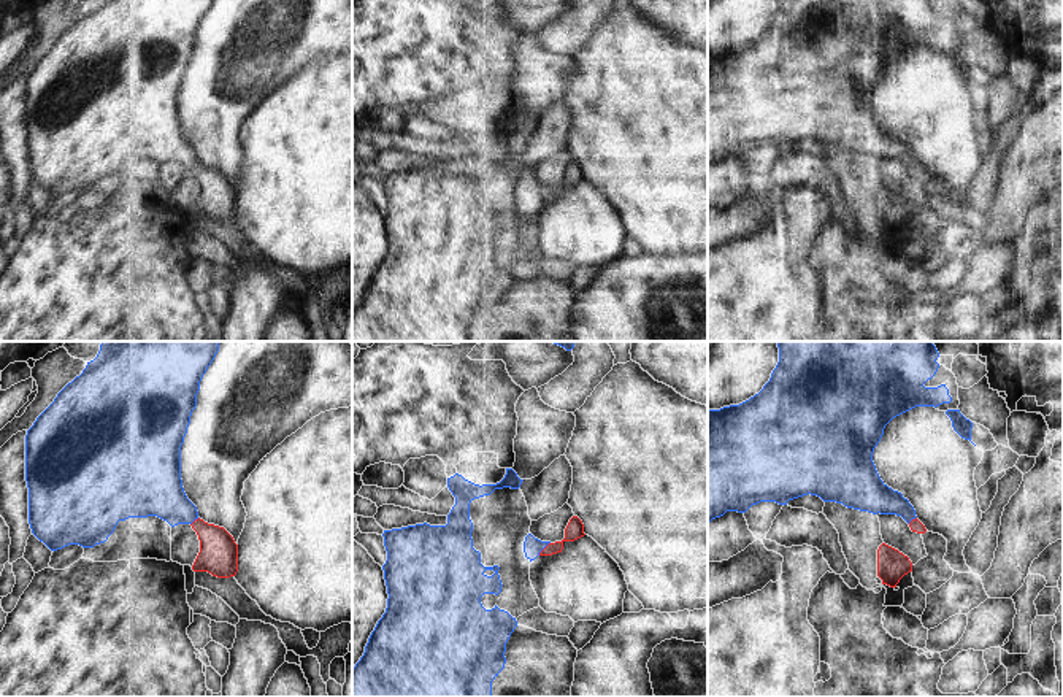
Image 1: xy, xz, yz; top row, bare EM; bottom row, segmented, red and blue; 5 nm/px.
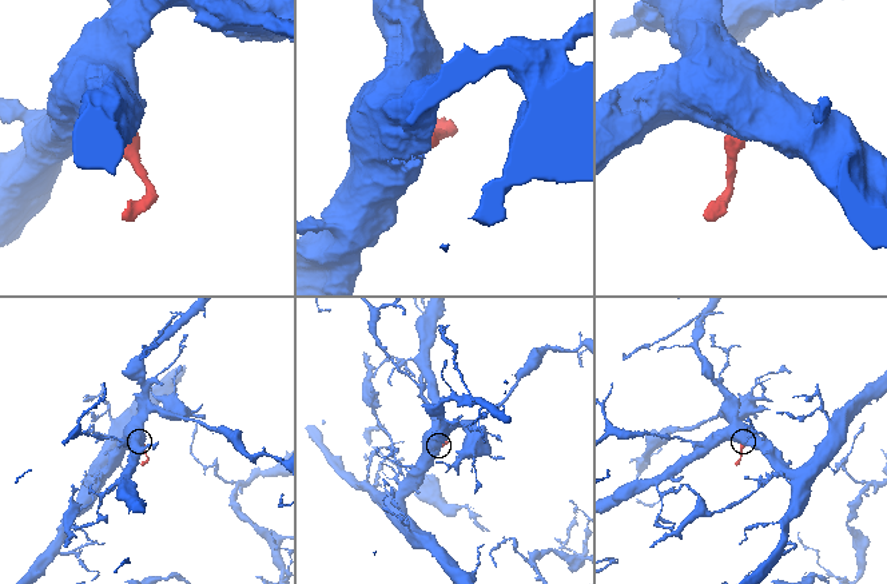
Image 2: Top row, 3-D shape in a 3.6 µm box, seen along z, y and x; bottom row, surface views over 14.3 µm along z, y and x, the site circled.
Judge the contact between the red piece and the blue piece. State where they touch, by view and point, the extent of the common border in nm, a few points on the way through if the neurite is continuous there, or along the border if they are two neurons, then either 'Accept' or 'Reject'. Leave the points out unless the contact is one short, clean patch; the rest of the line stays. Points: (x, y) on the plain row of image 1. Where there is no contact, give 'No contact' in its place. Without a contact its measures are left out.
Touches red at xz (544, 192). Shared border 90 nm. Path across: xz (575, 173), (557, 191), (544, 192), (532, 191). Accept.

